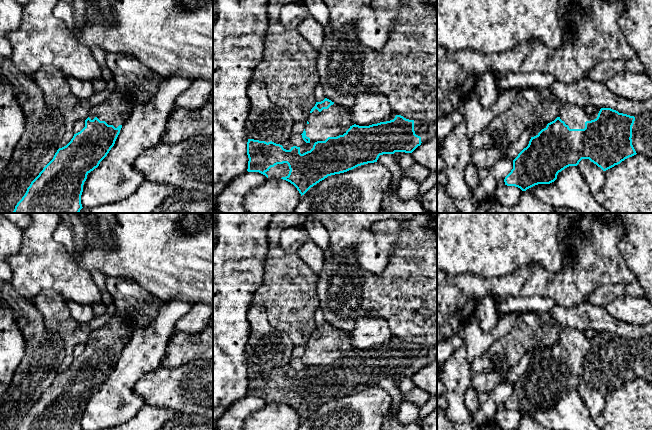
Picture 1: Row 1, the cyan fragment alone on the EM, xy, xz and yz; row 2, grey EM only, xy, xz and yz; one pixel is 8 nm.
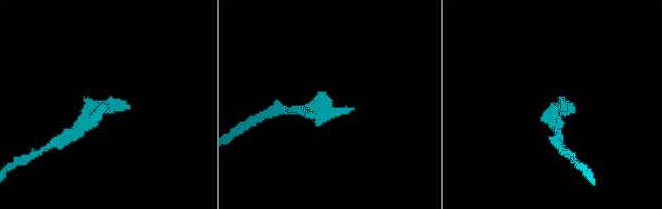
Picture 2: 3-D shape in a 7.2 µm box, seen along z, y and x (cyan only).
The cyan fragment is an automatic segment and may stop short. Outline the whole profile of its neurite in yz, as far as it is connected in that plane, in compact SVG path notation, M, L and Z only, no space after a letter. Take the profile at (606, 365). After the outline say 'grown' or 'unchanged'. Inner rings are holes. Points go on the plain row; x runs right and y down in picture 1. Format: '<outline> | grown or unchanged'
M563 327L559 340L531 361L528 370L513 384L513 393L504 403L505 409L526 415L538 408L550 408L559 396L577 390L582 383L589 383L606 395L637 378L631 363L634 345L634 340L611 332L601 332L597 342L592 344L585 332Z | grown

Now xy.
M113 313L101 328L91 330L85 351L74 358L66 370L57 374L16 430L82 430L81 419L87 399L99 390L114 370L122 349L134 331L131 318L131 314L124 318Z | grown

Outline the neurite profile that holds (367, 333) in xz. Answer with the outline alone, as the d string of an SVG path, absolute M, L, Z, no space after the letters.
M360 317L350 335L352 344L359 350L369 350L395 342L389 324L385 320Z

